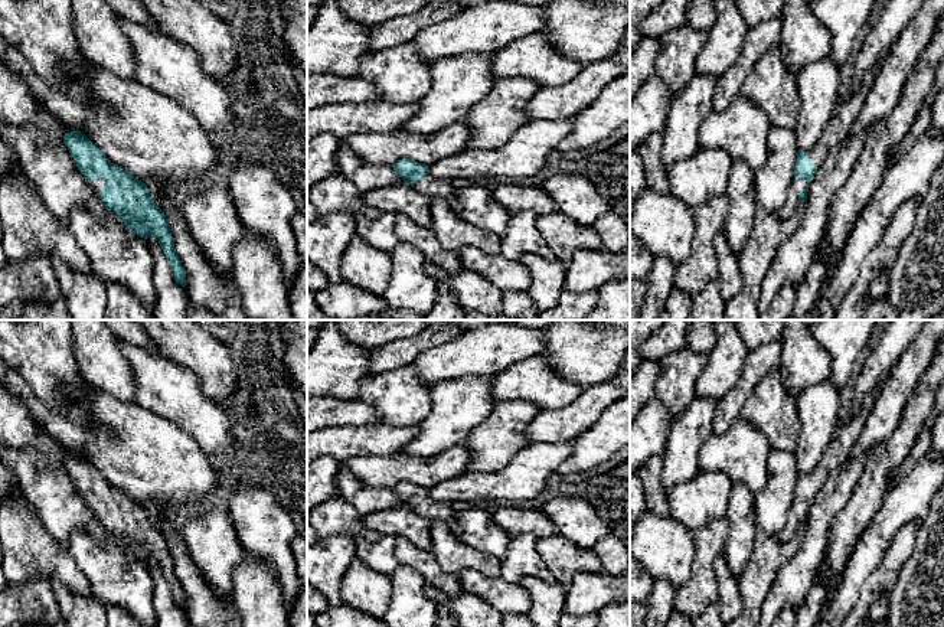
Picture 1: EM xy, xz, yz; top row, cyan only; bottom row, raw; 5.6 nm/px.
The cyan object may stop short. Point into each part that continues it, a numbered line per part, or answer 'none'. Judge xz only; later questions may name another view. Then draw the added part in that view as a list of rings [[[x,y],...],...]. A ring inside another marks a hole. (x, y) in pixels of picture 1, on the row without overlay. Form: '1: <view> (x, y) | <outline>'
1: xz (430, 509) | [[[425,497],[421,503],[411,509],[419,516],[432,522],[444,522],[453,535],[461,535],[461,525],[458,523],[450,502],[435,502]]]

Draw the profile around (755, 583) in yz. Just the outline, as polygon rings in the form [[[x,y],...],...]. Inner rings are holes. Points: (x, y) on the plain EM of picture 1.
[[[800,525],[787,543],[780,543],[777,536],[758,530],[752,558],[738,578],[742,611],[726,627],[760,627],[765,598],[775,582],[777,574],[794,558],[804,535],[804,526]]]

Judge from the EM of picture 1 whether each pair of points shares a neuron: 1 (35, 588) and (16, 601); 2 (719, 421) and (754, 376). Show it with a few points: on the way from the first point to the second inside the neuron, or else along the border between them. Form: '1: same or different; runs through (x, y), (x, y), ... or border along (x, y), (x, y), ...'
1: same; runs through (30, 593), (20, 601)
2: same; runs through (728, 410), (744, 388)

